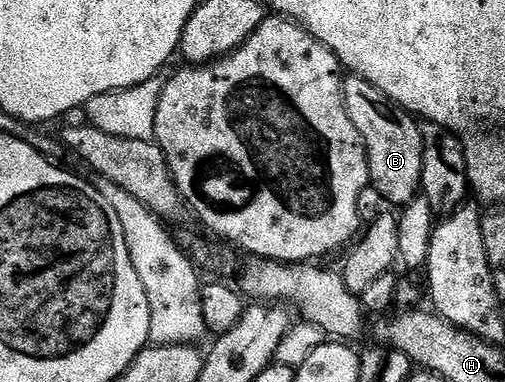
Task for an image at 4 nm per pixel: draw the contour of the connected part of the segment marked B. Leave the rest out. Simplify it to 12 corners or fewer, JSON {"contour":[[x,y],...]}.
{"contour":[[348,74],[343,105],[373,191],[411,203],[420,140],[369,81]]}

